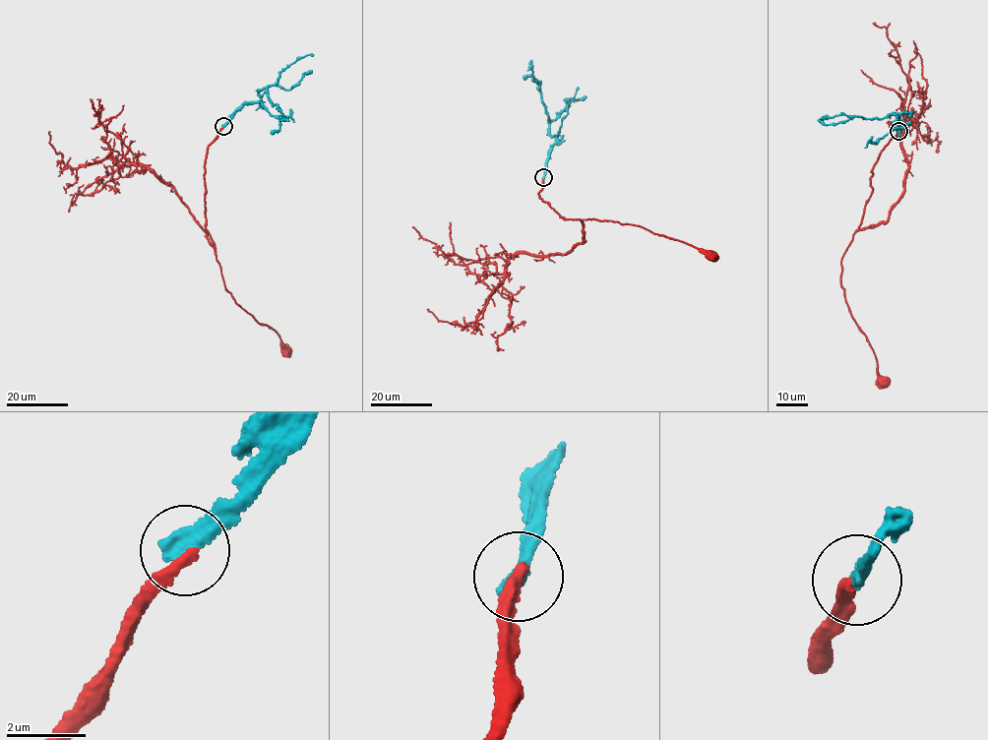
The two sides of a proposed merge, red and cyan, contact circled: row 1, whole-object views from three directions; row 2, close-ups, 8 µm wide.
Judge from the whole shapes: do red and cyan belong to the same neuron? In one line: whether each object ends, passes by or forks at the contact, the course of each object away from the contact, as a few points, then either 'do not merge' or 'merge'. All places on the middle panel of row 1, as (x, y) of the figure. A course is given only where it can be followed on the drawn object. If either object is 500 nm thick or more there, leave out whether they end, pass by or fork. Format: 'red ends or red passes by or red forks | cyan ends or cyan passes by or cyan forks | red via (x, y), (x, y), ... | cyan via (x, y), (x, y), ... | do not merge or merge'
red ends | cyan ends | red via (544, 177), (540, 198), (565, 220), (605, 220), (644, 228), (685, 242), (712, 257) | cyan via (544, 177), (555, 137), (548, 129), (548, 112), (539, 84), (532, 76), (523, 77) | do not merge

